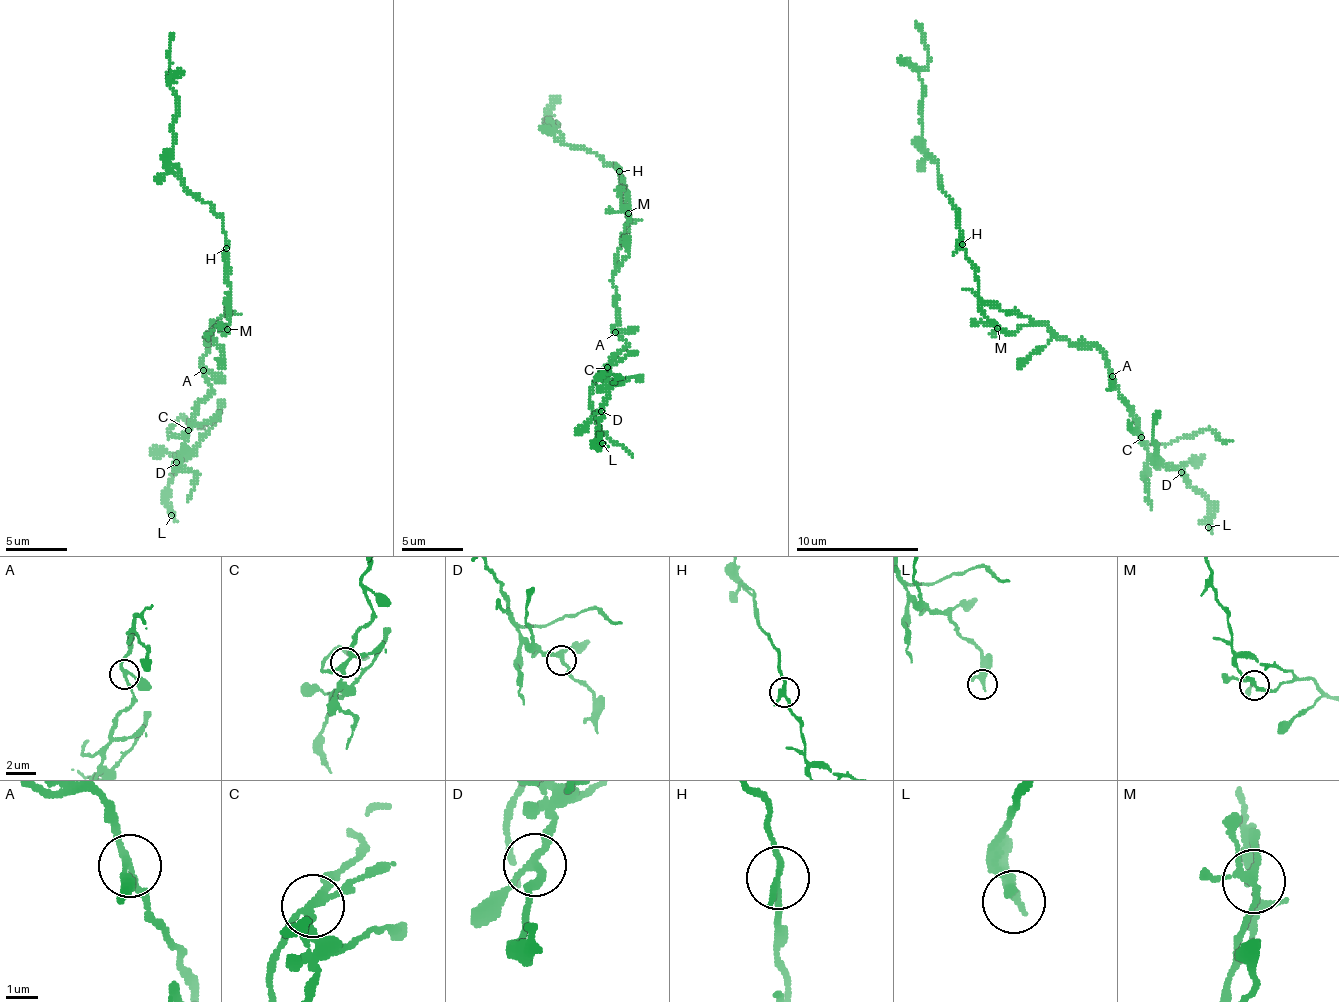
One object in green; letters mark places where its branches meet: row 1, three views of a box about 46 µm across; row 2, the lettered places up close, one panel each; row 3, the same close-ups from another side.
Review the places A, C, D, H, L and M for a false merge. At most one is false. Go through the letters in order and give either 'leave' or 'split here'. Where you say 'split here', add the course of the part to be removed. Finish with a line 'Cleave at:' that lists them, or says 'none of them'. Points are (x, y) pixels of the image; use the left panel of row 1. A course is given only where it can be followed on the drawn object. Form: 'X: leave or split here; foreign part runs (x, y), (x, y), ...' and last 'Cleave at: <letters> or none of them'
A: leave
C: split here; foreign part runs (188, 429), (179, 438), (167, 432), (181, 418), (207, 425)
D: leave
H: leave
L: leave
M: leave
Cleave at: C

